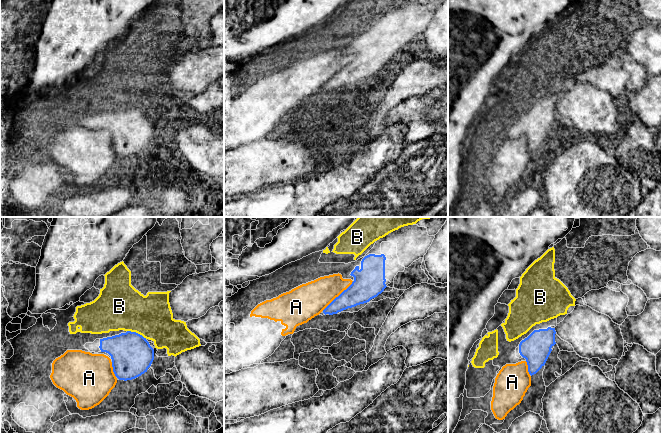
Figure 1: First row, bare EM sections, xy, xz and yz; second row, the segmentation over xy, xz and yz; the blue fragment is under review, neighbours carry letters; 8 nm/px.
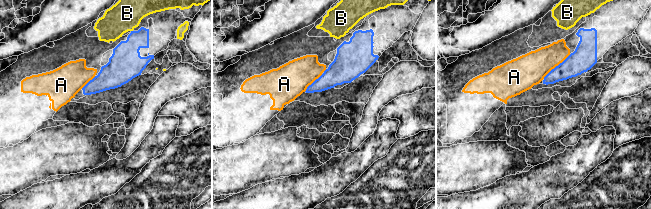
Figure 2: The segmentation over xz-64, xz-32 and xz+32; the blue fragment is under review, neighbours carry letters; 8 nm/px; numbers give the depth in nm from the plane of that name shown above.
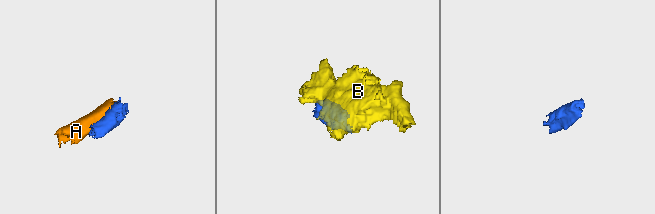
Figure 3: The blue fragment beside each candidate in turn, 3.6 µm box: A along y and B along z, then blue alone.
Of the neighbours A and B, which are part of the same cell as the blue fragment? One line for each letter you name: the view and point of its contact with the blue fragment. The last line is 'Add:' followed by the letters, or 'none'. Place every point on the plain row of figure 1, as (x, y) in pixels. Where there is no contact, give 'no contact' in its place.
Add: none

